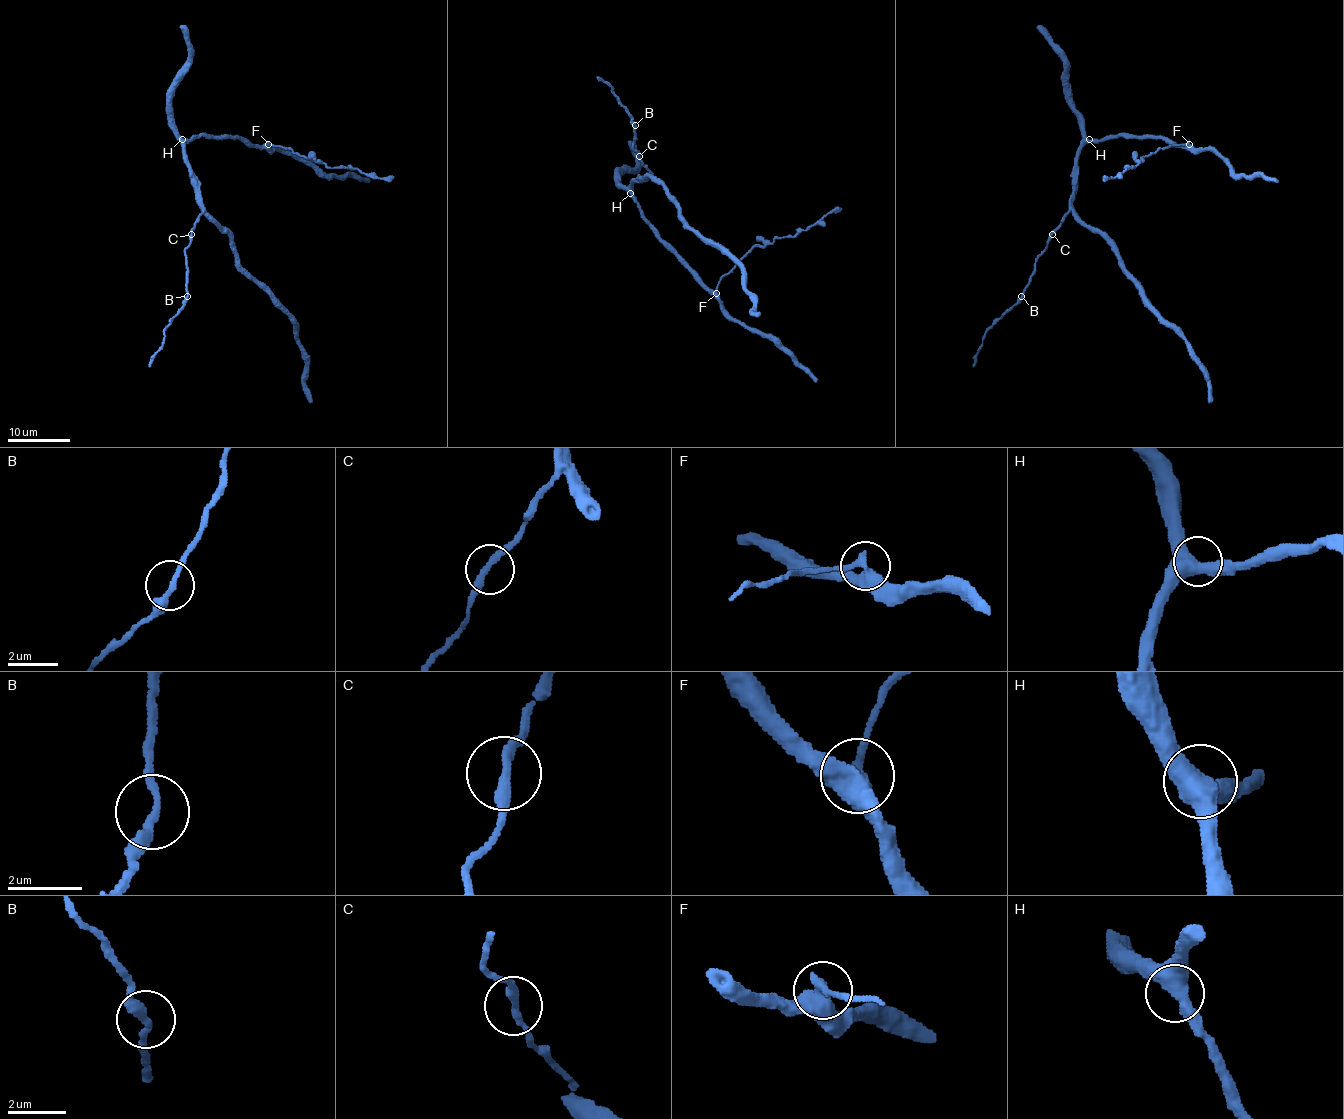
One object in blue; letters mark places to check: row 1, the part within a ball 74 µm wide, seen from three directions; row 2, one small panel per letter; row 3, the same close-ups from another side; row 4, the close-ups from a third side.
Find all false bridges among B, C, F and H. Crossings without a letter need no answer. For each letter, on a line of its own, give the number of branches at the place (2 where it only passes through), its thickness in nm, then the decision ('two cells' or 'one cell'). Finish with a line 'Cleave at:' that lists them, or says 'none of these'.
B: 2 | 240 nm | one cell
C: 2 | 280 nm | one cell
F: 3 | 420 nm | two cells
H: 3 | 440 nm | one cell
Cleave at: F

